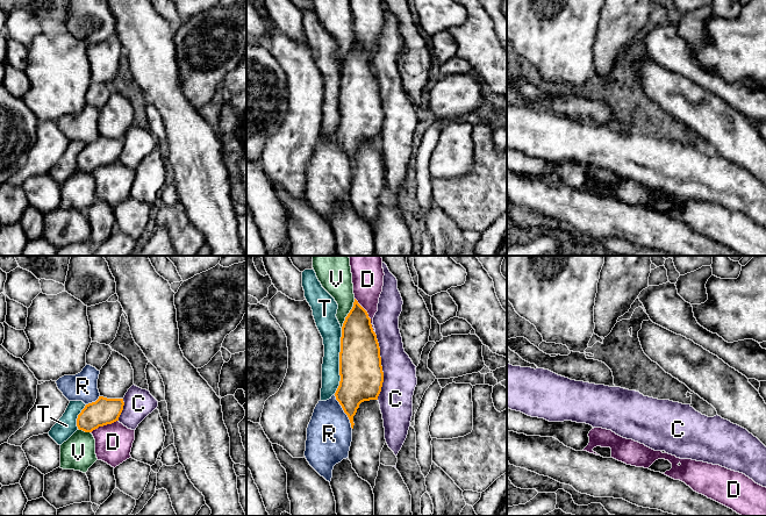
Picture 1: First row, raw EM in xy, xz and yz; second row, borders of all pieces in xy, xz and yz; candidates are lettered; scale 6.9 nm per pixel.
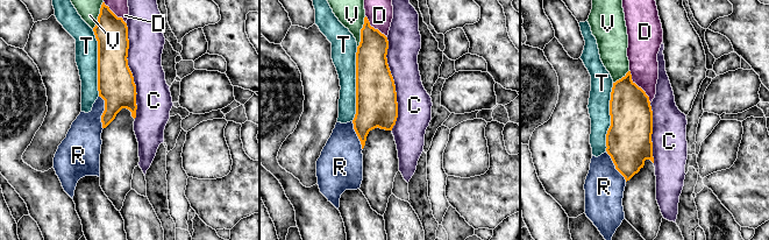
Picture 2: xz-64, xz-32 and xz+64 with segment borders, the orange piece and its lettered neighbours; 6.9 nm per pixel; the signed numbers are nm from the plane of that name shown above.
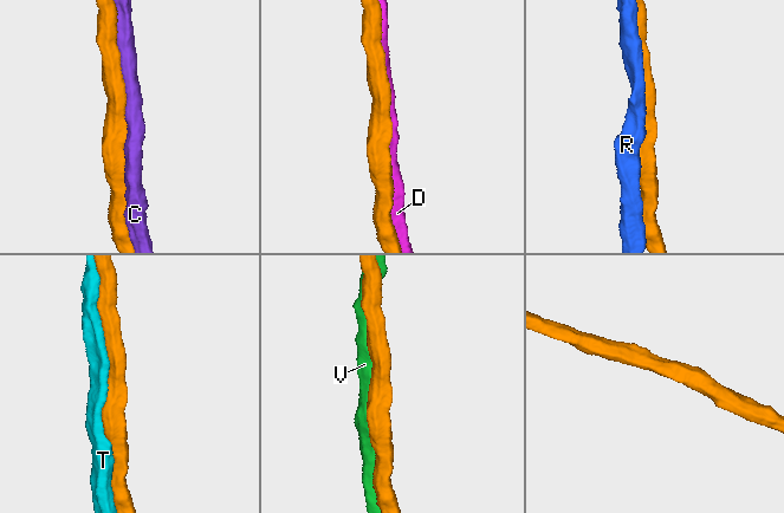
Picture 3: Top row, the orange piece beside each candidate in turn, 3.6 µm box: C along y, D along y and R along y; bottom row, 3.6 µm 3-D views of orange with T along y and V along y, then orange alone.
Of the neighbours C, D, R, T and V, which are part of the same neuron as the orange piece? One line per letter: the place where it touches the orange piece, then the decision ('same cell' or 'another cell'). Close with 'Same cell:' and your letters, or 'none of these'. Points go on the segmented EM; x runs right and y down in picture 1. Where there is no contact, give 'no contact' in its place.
C: contact xz (381, 366); another cell
D: contact xz (367, 315); another cell
R: contact xz (344, 411); another cell
T: contact xz (339, 362); another cell
V: contact xz (349, 313); another cell
Same cell: none of these

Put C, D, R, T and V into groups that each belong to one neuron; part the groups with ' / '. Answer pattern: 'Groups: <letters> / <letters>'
Groups: C / D / R / T / V

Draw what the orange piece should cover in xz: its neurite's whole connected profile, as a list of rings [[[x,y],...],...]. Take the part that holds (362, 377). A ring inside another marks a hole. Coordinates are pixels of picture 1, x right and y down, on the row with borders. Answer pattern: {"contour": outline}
{"contour": [[[356,299],[342,327],[339,375],[335,396],[353,429],[359,404],[378,400],[384,382],[377,335],[367,311]]]}

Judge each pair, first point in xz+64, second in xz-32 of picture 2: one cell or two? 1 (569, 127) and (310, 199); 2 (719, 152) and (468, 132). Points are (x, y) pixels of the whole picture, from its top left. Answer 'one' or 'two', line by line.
1: two
2: one

